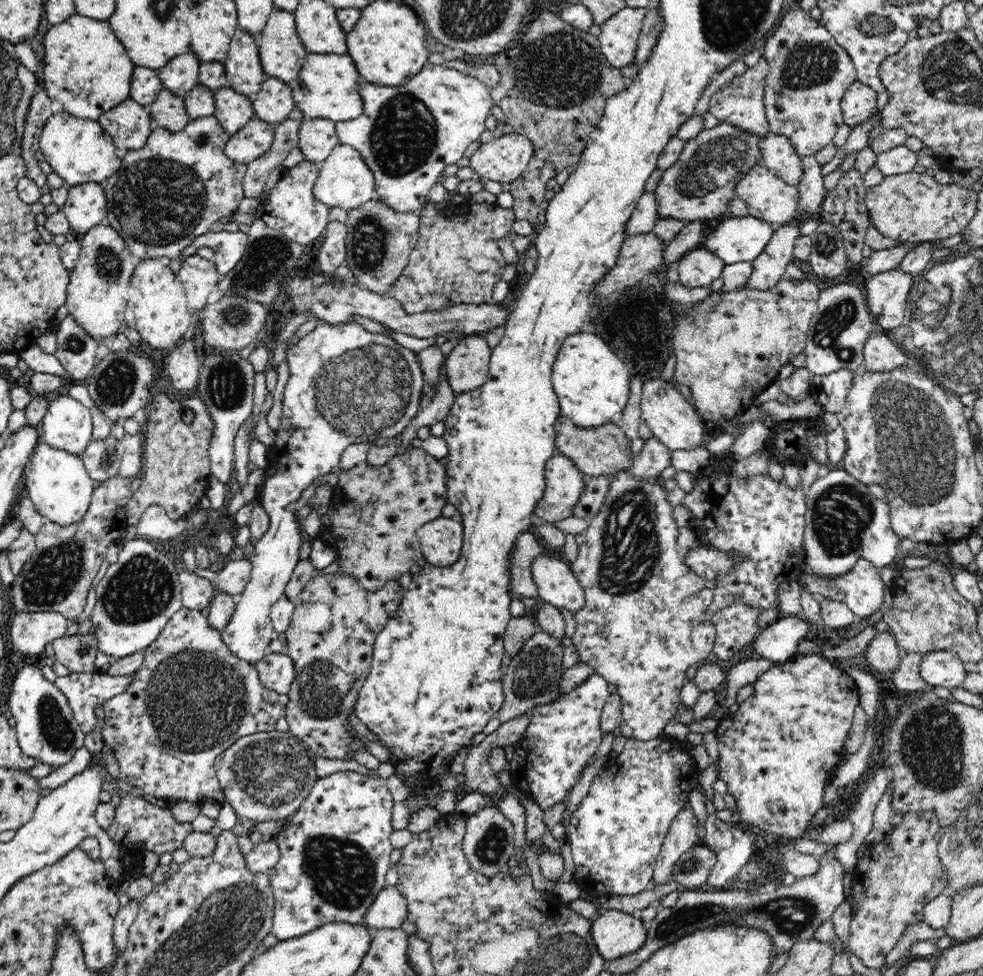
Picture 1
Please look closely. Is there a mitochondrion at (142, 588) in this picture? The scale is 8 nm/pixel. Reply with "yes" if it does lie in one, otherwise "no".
yes

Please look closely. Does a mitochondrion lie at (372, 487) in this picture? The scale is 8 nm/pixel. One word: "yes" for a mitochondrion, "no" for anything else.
no

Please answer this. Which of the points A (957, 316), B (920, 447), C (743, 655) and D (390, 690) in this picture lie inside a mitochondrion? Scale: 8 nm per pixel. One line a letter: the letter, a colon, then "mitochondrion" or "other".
A: mitochondrion
B: mitochondrion
C: other
D: other

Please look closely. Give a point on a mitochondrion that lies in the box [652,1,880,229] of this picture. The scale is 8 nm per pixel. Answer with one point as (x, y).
(723, 156)

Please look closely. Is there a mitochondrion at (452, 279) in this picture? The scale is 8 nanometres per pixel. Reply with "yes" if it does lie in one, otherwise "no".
no

